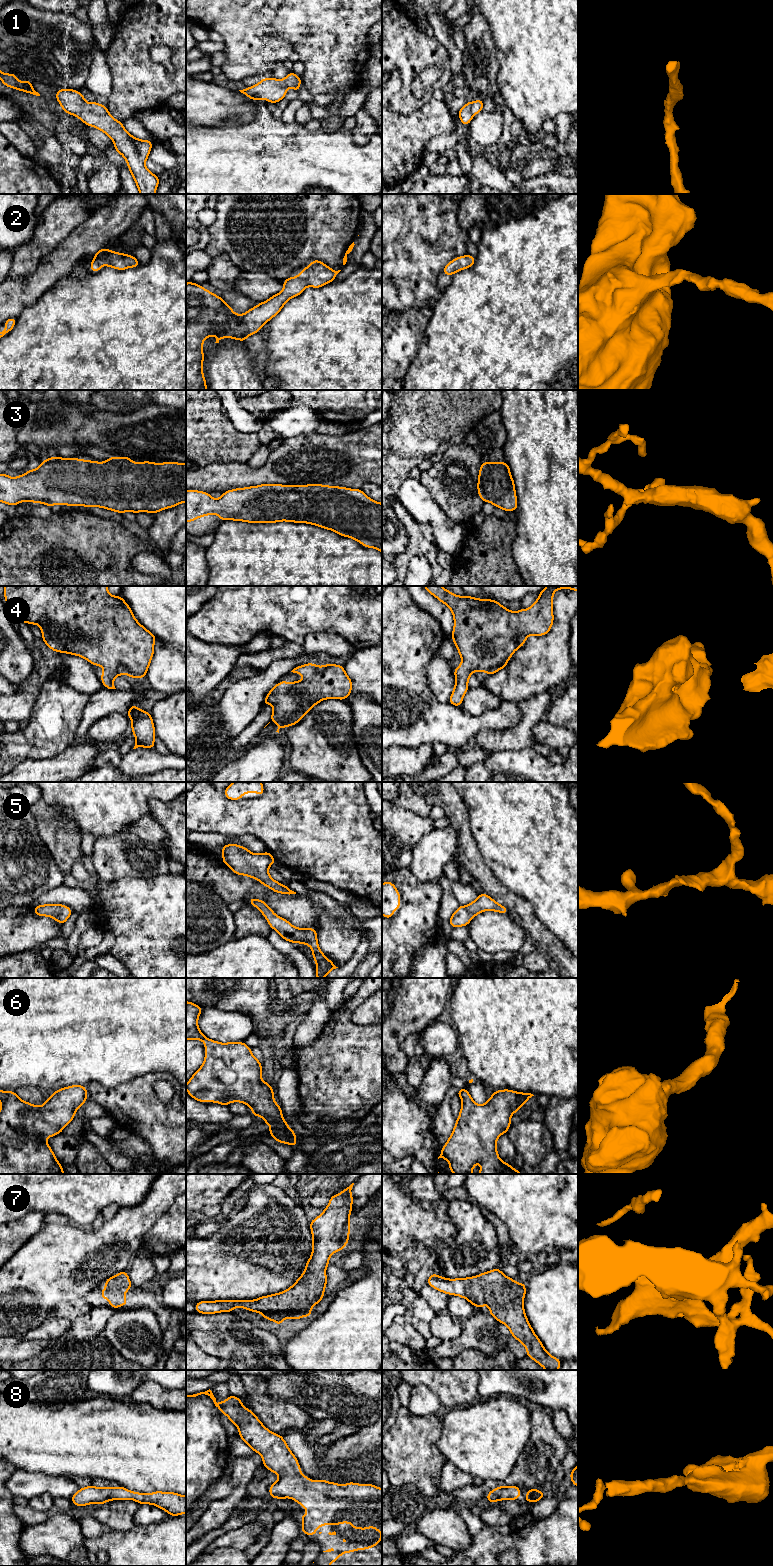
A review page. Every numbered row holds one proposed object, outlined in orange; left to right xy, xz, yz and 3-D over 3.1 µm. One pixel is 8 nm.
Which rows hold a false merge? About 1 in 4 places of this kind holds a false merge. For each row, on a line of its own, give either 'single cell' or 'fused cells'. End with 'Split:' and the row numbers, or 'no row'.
1: single cell
2: single cell
3: single cell
4: single cell
5: single cell
6: single cell
7: single cell
8: single cell
Split: no row

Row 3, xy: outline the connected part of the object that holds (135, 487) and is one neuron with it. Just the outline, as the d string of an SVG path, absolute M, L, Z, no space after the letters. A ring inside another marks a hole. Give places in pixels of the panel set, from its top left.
M110 456L106 462L96 462L77 458L51 457L45 459L37 469L12 478L0 474L0 502L18 505L23 501L43 503L48 507L55 504L64 506L101 507L118 513L149 512L154 514L186 502L186 463L132 462L128 456Z

